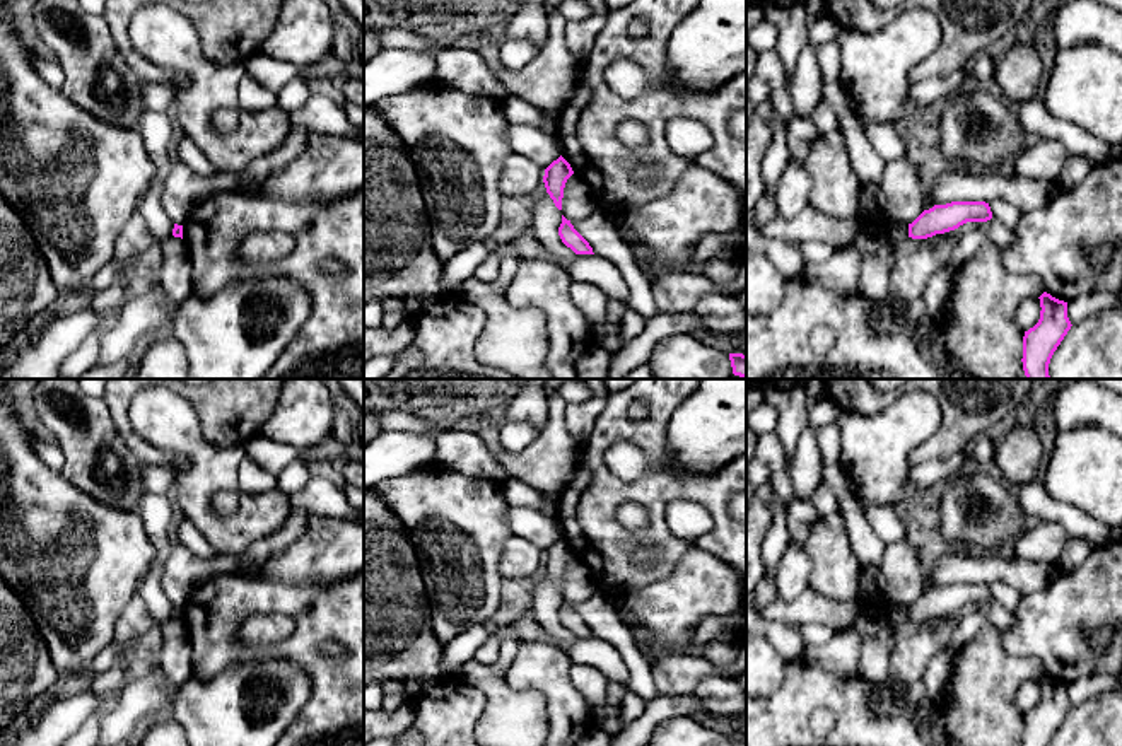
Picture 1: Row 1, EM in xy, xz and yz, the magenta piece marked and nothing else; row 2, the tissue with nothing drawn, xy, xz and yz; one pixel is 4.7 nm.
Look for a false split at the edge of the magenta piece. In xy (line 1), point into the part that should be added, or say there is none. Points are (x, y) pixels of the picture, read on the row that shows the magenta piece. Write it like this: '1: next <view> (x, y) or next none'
1: next none

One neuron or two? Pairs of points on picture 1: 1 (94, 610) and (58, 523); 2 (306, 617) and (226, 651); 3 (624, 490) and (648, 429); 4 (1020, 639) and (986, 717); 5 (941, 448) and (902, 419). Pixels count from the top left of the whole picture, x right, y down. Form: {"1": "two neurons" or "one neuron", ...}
{"1": "one neuron", "2": "one neuron", "3": "one neuron", "4": "two neurons", "5": "two neurons"}

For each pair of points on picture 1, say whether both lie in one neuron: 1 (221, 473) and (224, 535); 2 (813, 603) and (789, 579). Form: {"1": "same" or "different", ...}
{"1": "same", "2": "different"}

